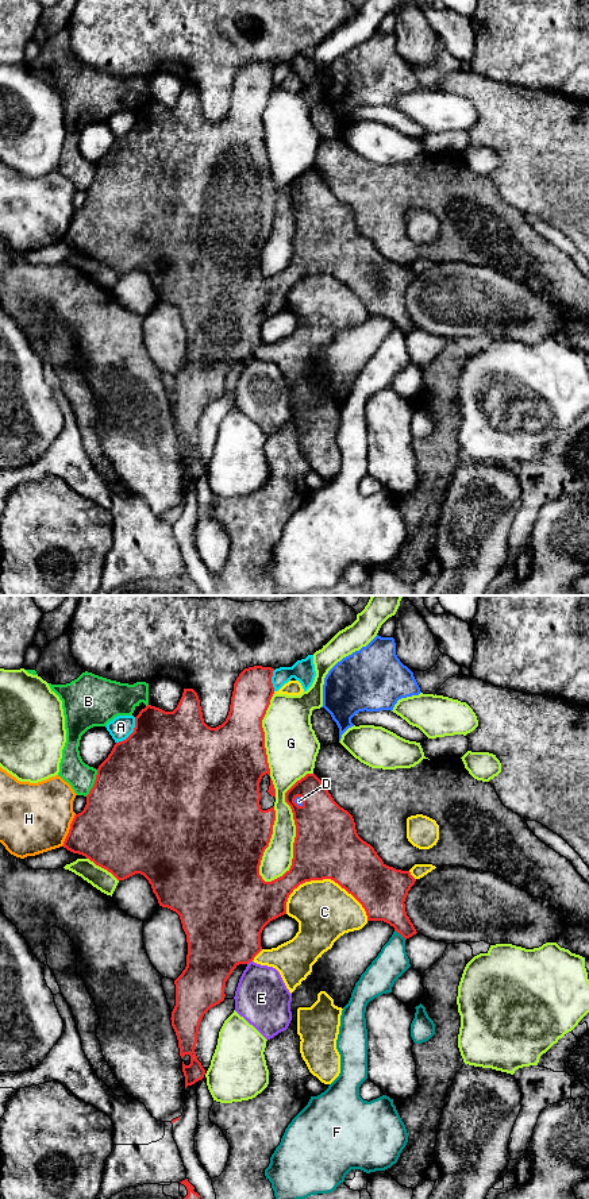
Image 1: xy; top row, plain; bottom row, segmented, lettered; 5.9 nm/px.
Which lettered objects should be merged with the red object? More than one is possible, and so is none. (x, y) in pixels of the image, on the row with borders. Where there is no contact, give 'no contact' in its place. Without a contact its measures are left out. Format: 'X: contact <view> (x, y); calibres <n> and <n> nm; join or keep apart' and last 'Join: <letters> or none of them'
A: contact xy (133, 732); calibres 500 and 140 nm; keep apart
B: contact xy (95, 783); calibres 500 and 160 nm; keep apart
C: contact xy (328, 878); calibres 380 and 340 nm; keep apart
D: contact xy (303, 801); calibres 360 and 50 nm; keep apart
E: contact xy (249, 962); calibres 460 and 320 nm; keep apart
F: contact xy (400, 933); calibres 260 and 190 nm; keep apart
G: contact xy (296, 829); calibres 380 and 180 nm; keep apart
H: contact xy (69, 831); calibres 420 and 420 nm; keep apart
Join: none of them

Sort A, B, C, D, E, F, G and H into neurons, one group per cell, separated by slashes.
A / B / C / D / E / F G / H

